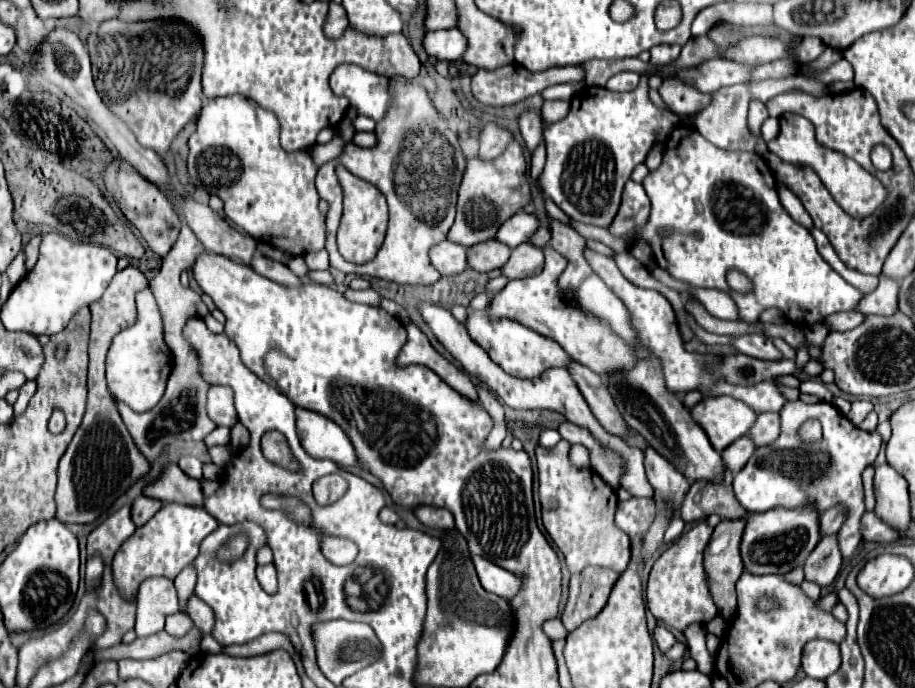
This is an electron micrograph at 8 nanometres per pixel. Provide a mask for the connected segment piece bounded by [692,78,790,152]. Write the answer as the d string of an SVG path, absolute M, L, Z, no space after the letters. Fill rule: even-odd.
M784 78L784 80L764 80L764 82L736 84L736 86L720 88L714 94L712 104L706 110L702 110L702 112L692 116L694 128L698 128L700 134L708 142L718 146L718 148L724 148L724 150L750 150L750 152L754 152L754 148L758 144L758 138L756 138L756 134L748 126L748 102L750 102L750 98L758 98L758 100L766 102L766 98L768 98L768 88L766 86L770 86L770 96L784 94L784 92L790 90L790 78Z

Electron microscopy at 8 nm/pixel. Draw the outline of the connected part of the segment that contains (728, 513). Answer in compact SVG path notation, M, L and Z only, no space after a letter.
M730 472L722 484L712 484L706 480L694 482L684 496L684 504L680 508L680 518L684 522L702 520L710 514L718 514L724 520L740 520L748 516L748 510L744 510L734 498Z

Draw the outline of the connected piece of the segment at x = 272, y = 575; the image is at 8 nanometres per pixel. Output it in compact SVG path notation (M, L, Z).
M274 564L258 566L258 568L256 568L256 578L258 578L260 586L262 586L268 594L274 594L274 590L278 590L278 580L276 580L276 568L274 568Z

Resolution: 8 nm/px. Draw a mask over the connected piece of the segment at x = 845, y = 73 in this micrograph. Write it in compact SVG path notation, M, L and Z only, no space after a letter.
M842 58L842 60L836 62L834 66L830 66L826 72L822 72L822 74L812 74L812 78L822 80L824 84L830 84L830 80L844 80L844 82L848 82L848 80L854 80L854 70L852 70L850 62Z

